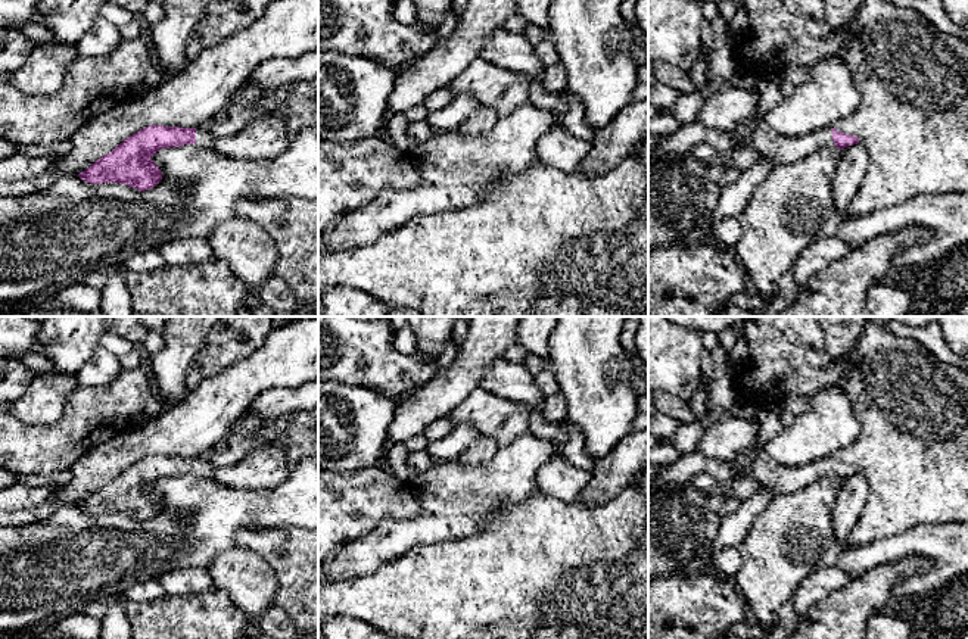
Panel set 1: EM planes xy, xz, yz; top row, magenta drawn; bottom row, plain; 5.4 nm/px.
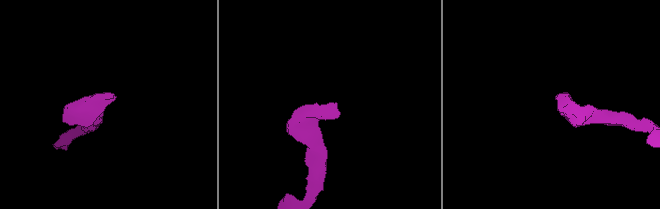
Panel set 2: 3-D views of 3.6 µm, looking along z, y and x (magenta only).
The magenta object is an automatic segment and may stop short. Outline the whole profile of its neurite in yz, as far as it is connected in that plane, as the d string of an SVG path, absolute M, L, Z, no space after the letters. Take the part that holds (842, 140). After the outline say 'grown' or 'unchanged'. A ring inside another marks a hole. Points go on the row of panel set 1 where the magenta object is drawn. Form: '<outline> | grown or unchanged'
M756 113L740 121L734 134L738 138L738 147L754 149L760 159L769 159L775 165L791 163L827 146L837 146L843 150L859 143L856 135L844 134L835 128L816 130L803 137L788 138L775 133L763 116Z | grown

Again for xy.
M149 125L91 163L80 177L85 183L119 183L140 191L153 188L162 172L152 160L161 149L196 144L212 150L214 138L206 128Z | grown

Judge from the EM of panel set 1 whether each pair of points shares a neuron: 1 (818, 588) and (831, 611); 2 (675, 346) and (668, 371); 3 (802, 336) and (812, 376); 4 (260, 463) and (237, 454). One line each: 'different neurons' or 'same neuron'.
1: different neurons
2: same neuron
3: same neuron
4: different neurons

